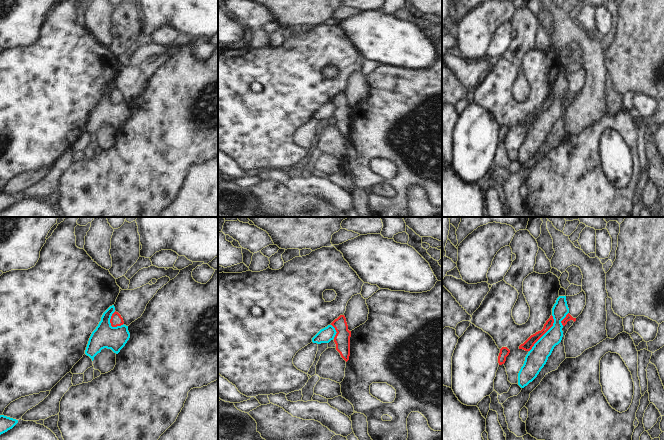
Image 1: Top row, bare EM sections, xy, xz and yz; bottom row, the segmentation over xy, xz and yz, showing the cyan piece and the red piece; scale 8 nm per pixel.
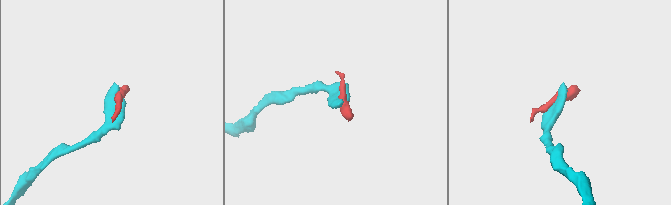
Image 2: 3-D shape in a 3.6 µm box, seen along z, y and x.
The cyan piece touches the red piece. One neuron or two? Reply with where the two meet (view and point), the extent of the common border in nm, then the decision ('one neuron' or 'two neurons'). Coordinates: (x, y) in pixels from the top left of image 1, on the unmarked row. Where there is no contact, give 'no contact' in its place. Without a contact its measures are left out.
yz (545, 109) | 340 nm | two neurons

